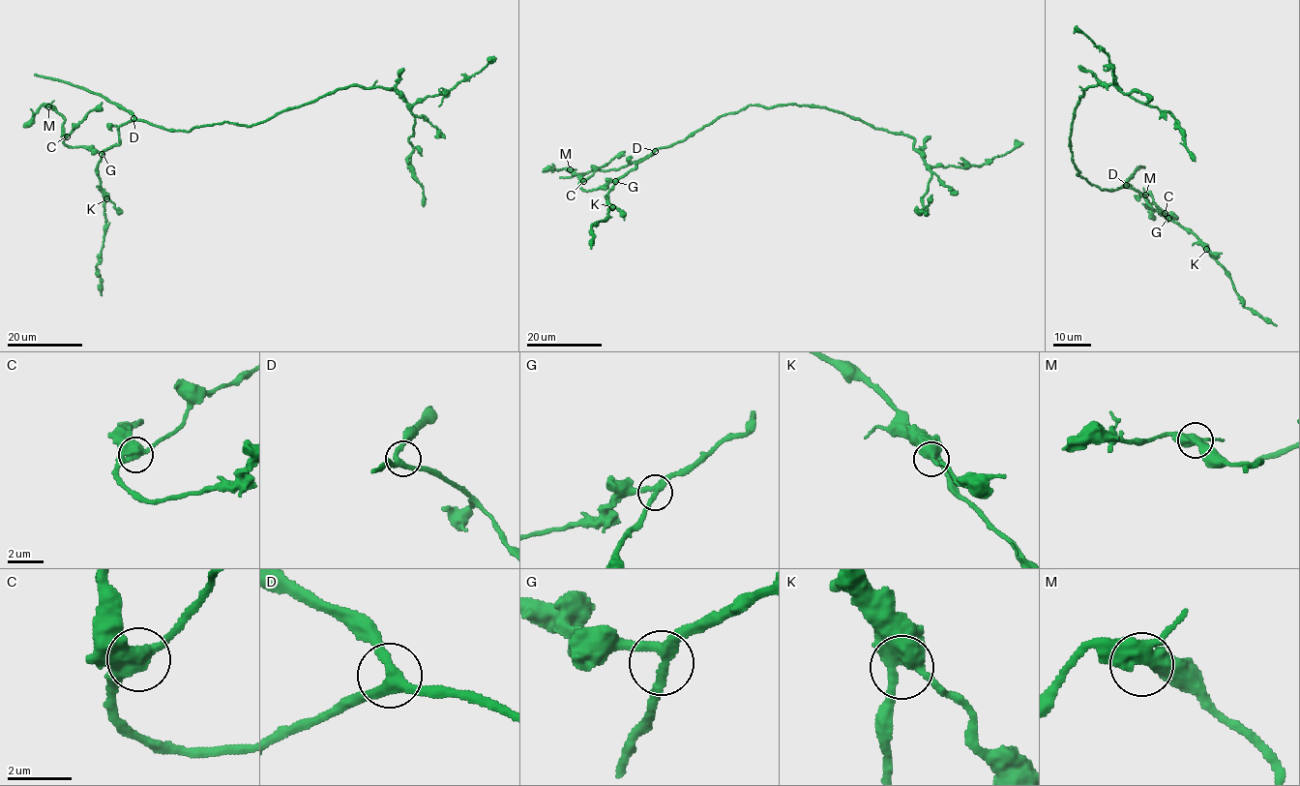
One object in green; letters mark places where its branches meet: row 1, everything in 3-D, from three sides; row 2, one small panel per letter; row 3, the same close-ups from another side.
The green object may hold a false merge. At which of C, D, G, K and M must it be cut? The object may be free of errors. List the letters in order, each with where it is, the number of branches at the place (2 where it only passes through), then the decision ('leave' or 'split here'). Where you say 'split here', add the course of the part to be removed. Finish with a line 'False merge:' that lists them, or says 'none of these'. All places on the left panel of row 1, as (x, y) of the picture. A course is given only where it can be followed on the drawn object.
C: place (67, 136); branches 3; leave
D: place (133, 118); branches 3; leave
G: place (102, 154); branches 3; leave
K: place (106, 198); branches 3; leave
M: place (48, 106); branches 3; leave
False merge: none of these

